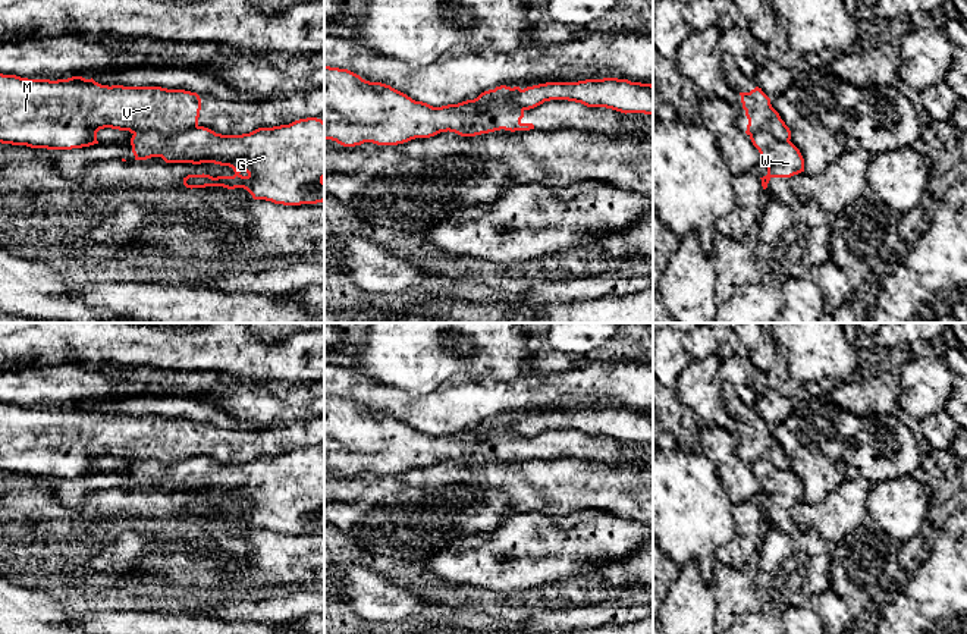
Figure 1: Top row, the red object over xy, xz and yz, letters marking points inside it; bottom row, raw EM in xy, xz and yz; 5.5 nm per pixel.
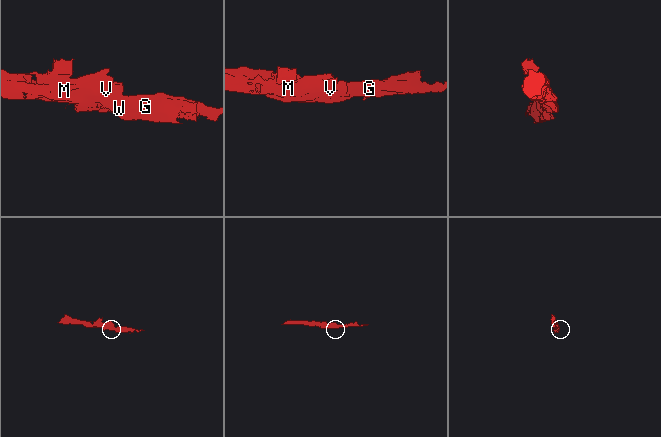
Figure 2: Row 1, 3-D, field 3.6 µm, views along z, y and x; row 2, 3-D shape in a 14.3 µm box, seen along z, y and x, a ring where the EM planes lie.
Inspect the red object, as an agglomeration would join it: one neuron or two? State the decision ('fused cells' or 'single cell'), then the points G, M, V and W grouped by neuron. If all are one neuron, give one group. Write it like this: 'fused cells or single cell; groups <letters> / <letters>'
fused cells; groups G W / M V

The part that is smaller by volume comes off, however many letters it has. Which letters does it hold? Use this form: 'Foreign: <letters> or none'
Foreign: G, W

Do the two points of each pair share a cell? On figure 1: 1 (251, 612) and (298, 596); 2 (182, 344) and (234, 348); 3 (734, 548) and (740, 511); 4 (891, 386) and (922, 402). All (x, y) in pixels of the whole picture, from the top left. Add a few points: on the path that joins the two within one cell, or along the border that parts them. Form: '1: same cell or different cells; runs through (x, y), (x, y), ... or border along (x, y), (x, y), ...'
1: same cell; runs through (263, 611), (286, 608)
2: same cell; runs through (195, 345), (220, 347)
3: same cell; runs through (743, 539), (744, 520)
4: different cells; border along (897, 373), (900, 382), (898, 404)

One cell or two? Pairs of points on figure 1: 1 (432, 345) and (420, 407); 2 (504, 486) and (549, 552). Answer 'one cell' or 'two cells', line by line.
1: two cells
2: two cells

